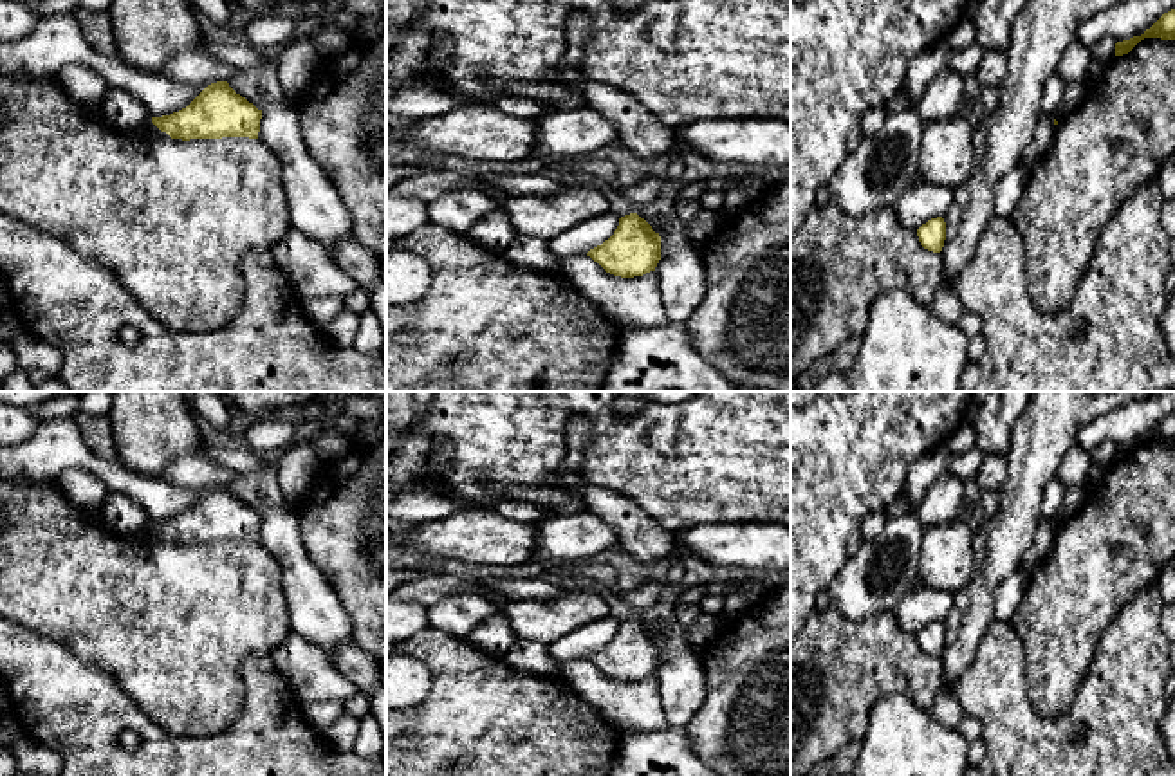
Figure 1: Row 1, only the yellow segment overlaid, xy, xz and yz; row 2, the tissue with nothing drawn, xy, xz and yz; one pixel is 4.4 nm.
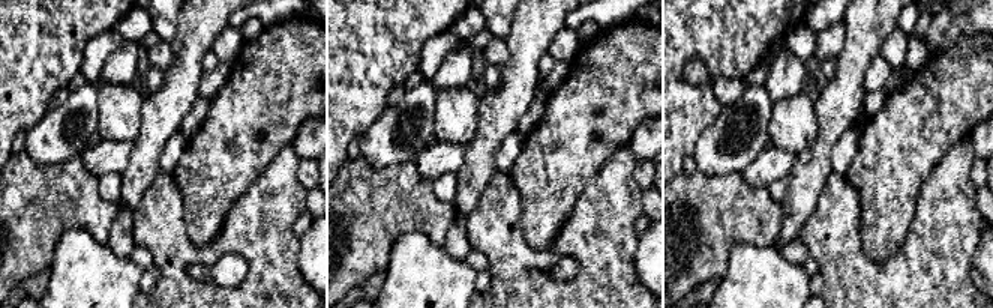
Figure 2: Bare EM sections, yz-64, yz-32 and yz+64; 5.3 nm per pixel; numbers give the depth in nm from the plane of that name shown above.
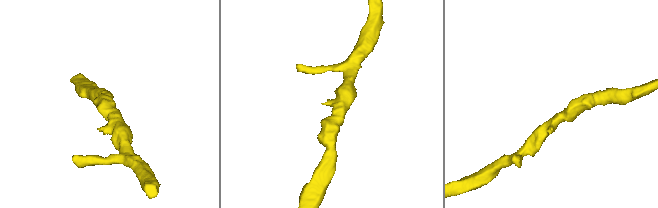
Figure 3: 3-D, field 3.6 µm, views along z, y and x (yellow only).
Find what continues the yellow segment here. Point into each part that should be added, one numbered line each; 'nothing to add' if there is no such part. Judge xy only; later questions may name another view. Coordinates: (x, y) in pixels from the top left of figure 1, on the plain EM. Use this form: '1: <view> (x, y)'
1: xy (147, 533)

